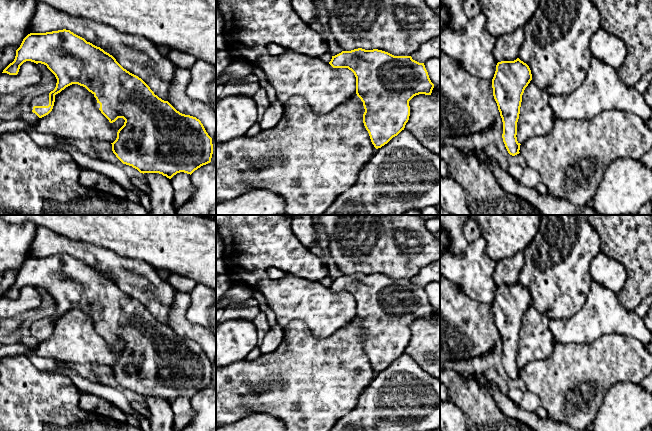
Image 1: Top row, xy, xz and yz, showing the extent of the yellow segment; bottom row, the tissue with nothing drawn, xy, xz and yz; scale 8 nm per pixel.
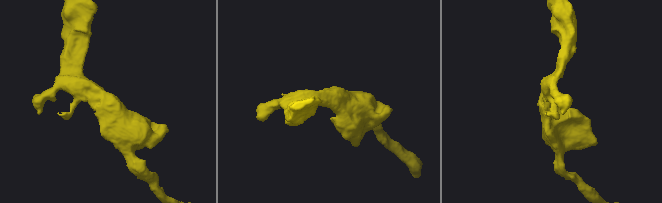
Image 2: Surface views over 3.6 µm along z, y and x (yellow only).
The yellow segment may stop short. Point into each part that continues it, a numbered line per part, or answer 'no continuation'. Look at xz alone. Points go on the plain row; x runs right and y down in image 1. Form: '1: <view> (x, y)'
no continuation

